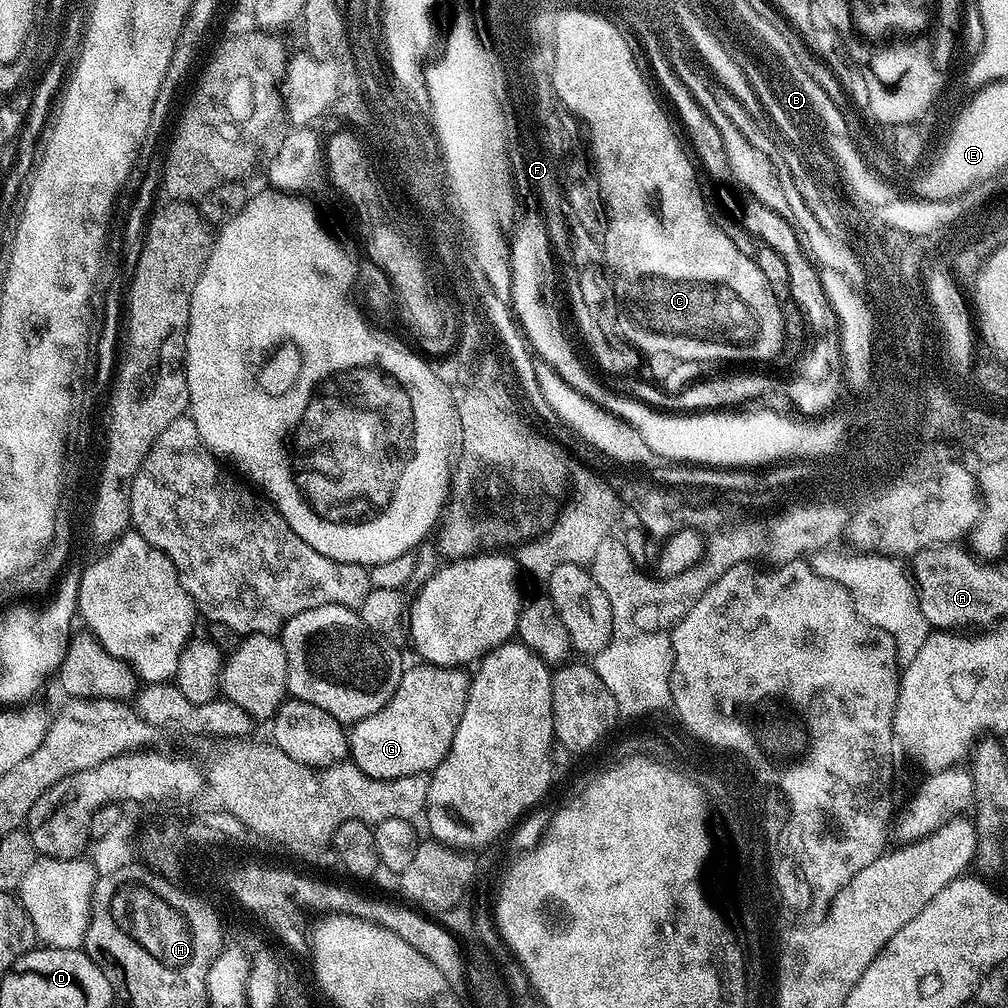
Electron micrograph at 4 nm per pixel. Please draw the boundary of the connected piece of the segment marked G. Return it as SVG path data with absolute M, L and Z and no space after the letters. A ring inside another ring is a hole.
M416 662L413 668L411 665L390 702L378 714L370 714L370 718L351 725L348 732L351 763L375 780L393 780L419 772L431 774L446 758L458 722L462 722L462 714L468 709L469 683L469 673L463 667L439 668L423 662Z

